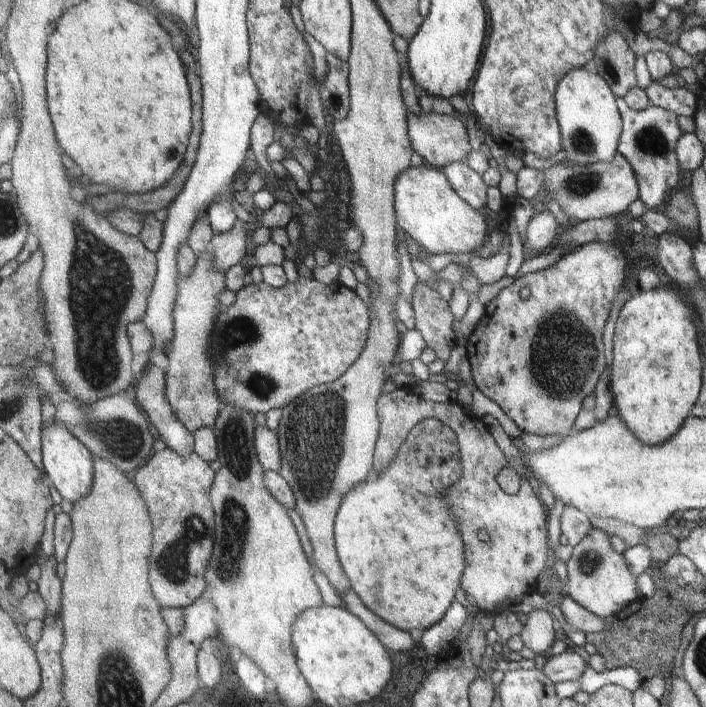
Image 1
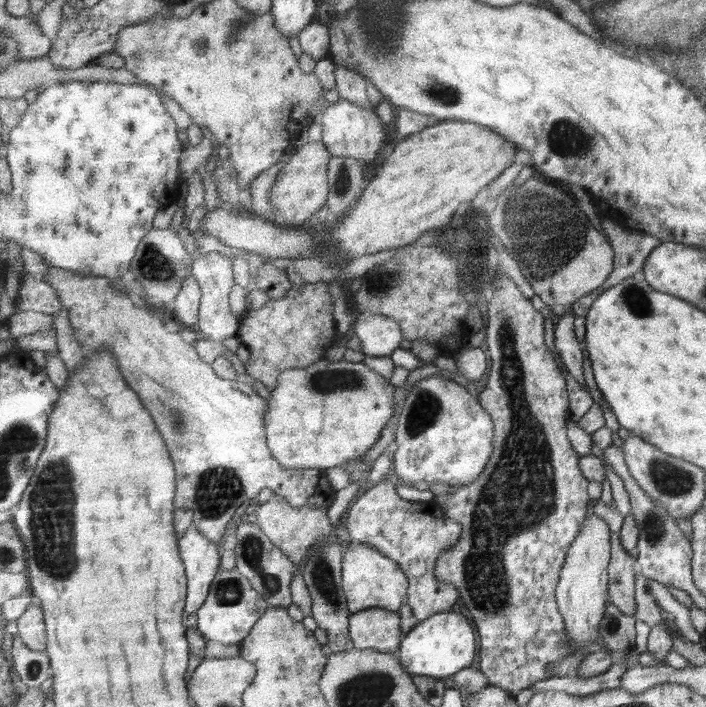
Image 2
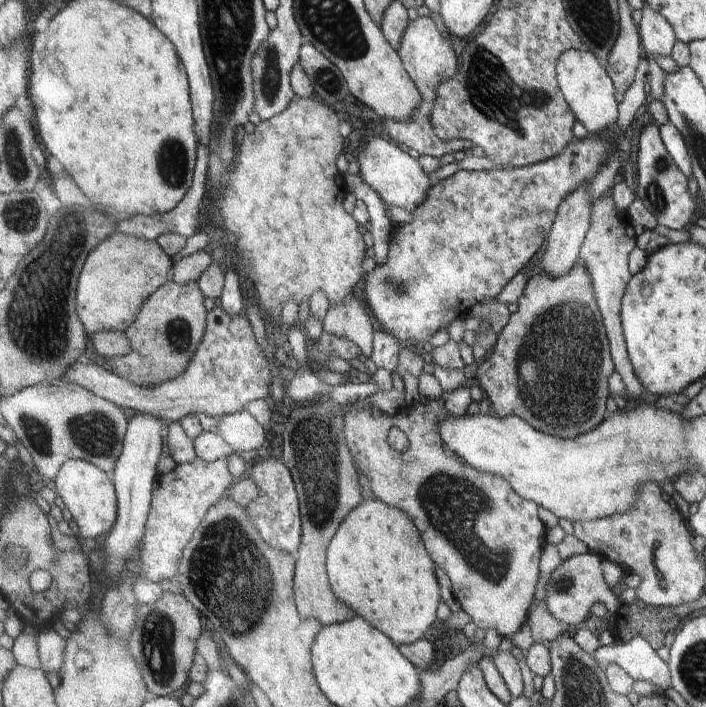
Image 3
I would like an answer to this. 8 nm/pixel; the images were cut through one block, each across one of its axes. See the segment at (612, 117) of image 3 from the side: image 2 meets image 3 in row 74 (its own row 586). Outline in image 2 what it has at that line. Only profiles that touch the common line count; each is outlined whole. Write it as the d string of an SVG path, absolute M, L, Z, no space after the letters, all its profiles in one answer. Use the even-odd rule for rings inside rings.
M593 511L582 524L581 532L572 544L566 558L561 584L557 588L559 611L567 626L567 637L573 644L573 651L593 641L600 641L599 629L606 616L607 601L610 600L610 562L612 559L612 530L610 524Z

